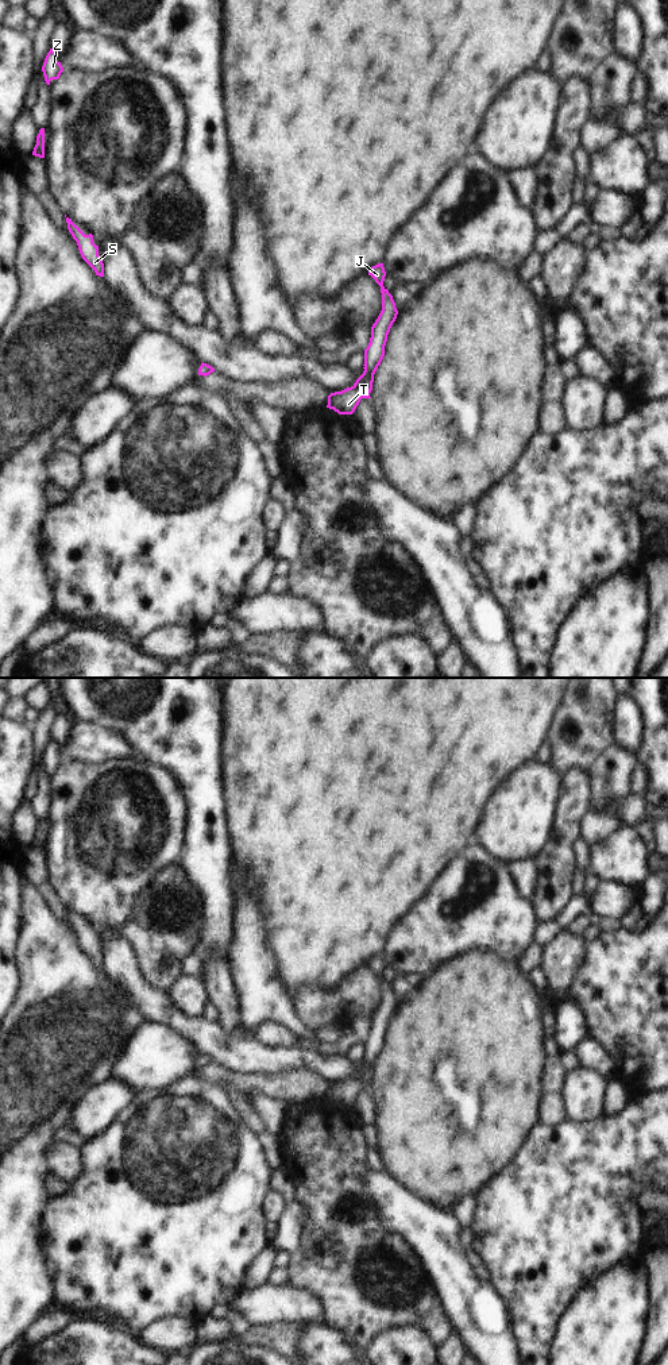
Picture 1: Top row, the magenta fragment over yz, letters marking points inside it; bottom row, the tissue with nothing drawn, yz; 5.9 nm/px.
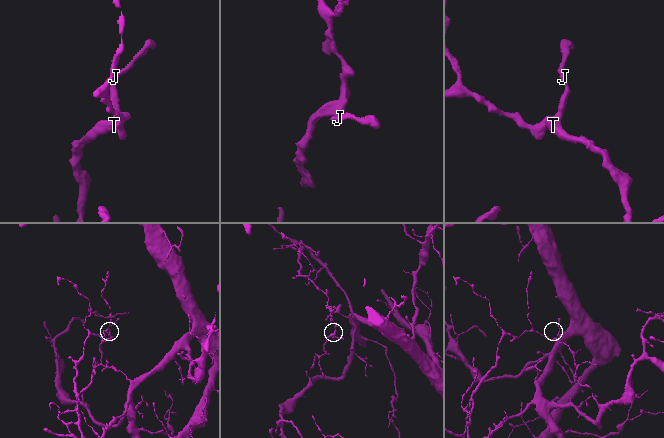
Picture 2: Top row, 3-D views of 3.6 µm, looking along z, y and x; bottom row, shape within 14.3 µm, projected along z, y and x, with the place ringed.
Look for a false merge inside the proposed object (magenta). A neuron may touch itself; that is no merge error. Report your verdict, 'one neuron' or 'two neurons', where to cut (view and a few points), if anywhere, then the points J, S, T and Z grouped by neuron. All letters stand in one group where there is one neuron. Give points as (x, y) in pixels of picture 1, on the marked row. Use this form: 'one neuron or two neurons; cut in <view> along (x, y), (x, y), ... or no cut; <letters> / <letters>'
two neurons; cut in yz along (344, 389), (355, 389), (369, 394); J S Z / T

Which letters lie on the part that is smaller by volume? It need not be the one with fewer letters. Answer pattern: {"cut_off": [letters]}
{"cut_off": ["J", "S", "Z"]}

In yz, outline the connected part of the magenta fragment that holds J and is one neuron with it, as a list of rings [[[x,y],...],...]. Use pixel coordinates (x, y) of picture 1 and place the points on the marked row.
[[[383,263],[372,266],[368,271],[368,275],[371,275],[375,279],[375,282],[381,286],[382,311],[371,327],[370,343],[364,350],[364,371],[351,387],[347,387],[344,390],[356,390],[370,394],[372,390],[374,374],[385,356],[387,335],[393,323],[397,319],[398,311],[395,308],[393,296],[383,286],[383,281],[386,277]]]

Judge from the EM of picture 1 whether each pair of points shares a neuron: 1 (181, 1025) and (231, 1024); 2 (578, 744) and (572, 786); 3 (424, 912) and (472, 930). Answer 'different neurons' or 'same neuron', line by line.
1: different neurons
2: different neurons
3: same neuron

